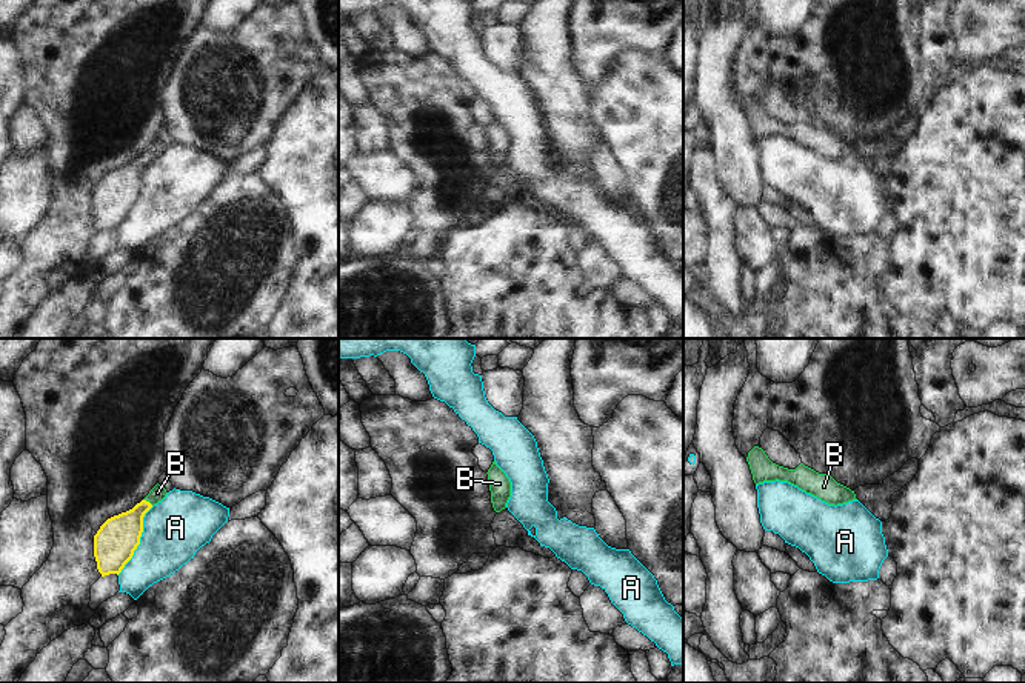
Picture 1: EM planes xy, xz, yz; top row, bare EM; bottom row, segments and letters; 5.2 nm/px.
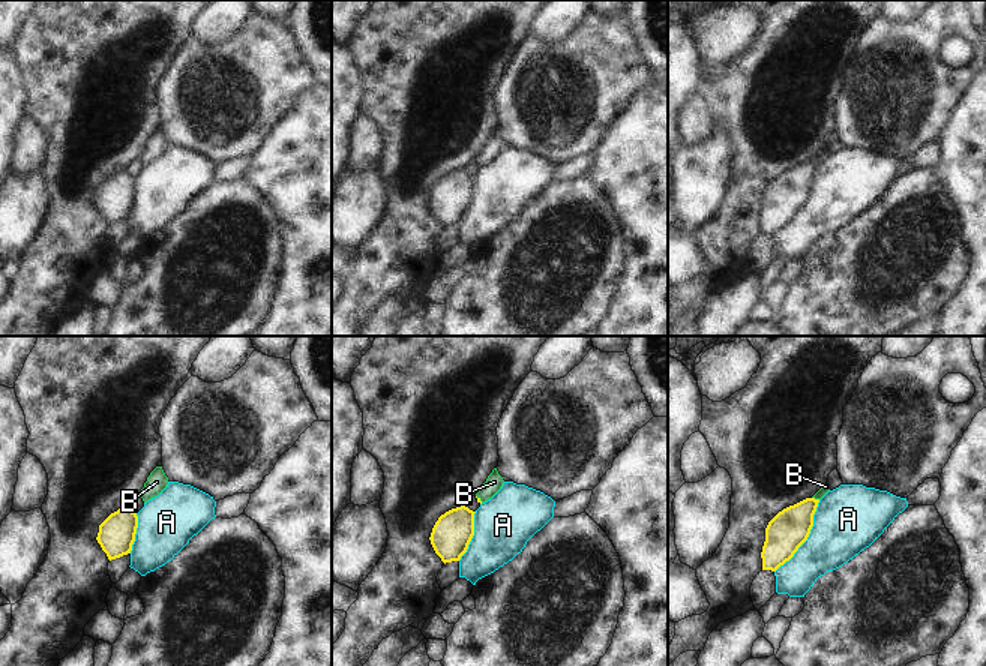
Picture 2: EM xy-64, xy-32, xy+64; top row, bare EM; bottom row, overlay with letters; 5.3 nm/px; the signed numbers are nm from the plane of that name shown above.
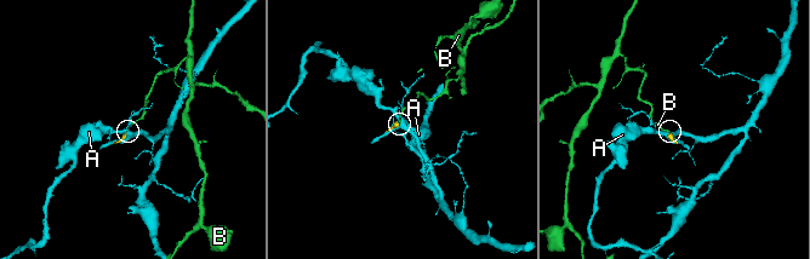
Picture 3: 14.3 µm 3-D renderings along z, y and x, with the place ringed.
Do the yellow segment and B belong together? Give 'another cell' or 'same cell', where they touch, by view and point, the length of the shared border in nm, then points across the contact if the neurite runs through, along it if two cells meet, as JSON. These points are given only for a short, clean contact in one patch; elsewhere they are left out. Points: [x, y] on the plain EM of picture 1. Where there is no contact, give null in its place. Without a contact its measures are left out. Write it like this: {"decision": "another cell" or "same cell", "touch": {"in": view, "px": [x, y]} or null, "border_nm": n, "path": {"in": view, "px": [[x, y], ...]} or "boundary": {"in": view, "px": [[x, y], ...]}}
{"decision": "same cell", "touch": {"in": "xy", "px": [148, 157]}, "border_nm": 70, "path": {"in": "xy", "px": [[117, 194], [148, 157], [157, 148]]}}

